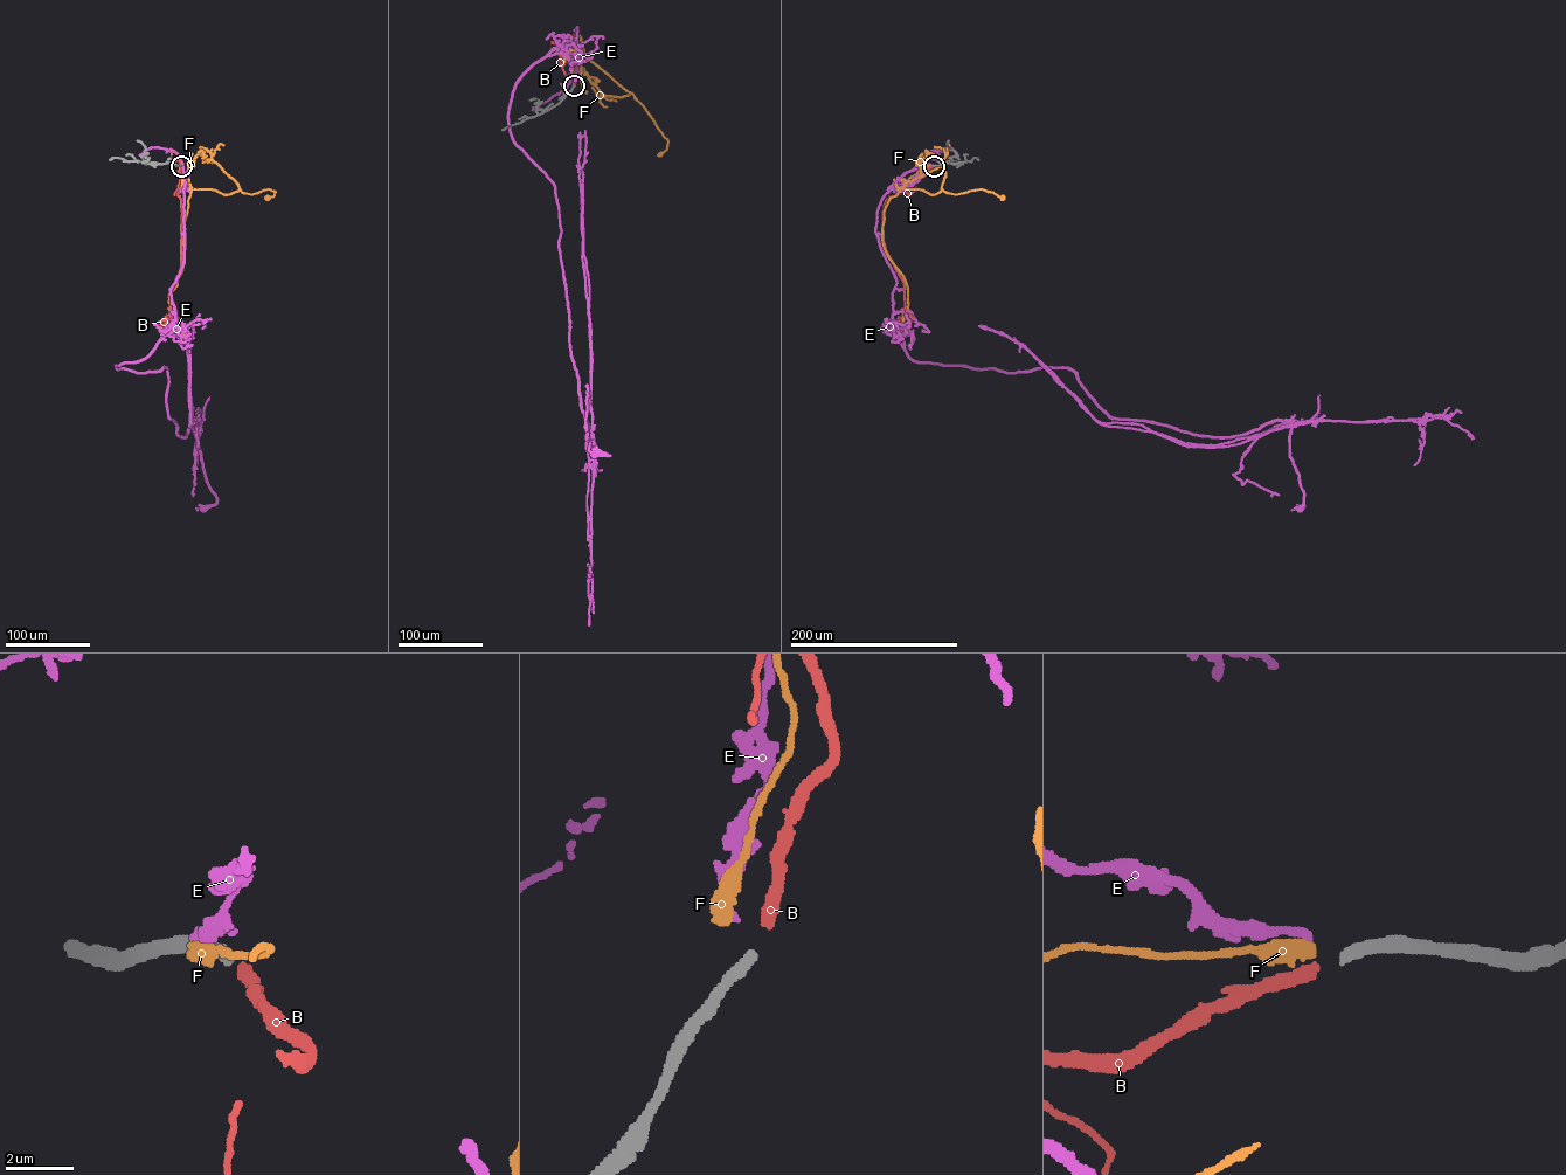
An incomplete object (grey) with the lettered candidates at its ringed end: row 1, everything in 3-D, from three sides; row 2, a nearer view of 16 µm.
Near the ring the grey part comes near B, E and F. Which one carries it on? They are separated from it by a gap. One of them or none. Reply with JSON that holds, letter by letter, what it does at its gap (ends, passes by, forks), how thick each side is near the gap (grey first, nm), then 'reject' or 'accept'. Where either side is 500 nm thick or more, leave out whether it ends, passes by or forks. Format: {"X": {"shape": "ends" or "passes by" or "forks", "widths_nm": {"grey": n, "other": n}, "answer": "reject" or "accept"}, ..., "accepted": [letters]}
{"B": {"shape": "ends", "widths_nm": {"grey": 360, "other": 360}, "answer": "accept"}, "E": {"shape": "ends", "widths_nm": {"grey": 360, "other": 220}, "answer": "reject"}, "F": {"shape": "ends", "widths_nm": {"grey": 360, "other": 480}, "answer": "reject"}, "accepted": ["B"]}

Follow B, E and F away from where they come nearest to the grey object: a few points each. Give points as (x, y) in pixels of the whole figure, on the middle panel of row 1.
B: (574, 84), (570, 46), (575, 34), (569, 54), (562, 57), (565, 54), (554, 50), (560, 54), (559, 47)
E: (574, 84), (576, 27), (570, 47), (517, 82), (508, 124), (554, 187), (587, 437), (609, 455), (595, 451)
F: (574, 84), (576, 59), (586, 55), (643, 105), (667, 139), (666, 149), (660, 154)

